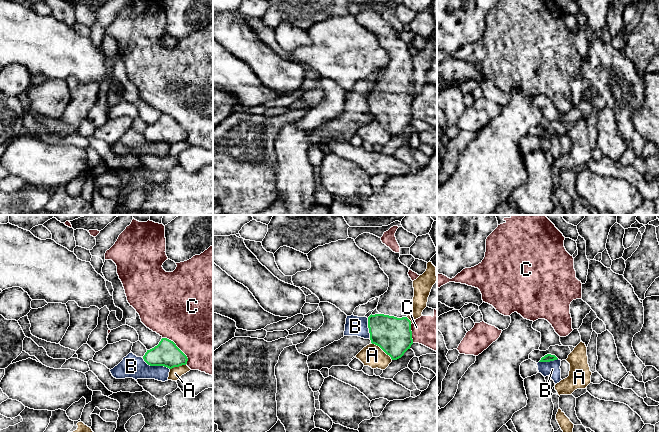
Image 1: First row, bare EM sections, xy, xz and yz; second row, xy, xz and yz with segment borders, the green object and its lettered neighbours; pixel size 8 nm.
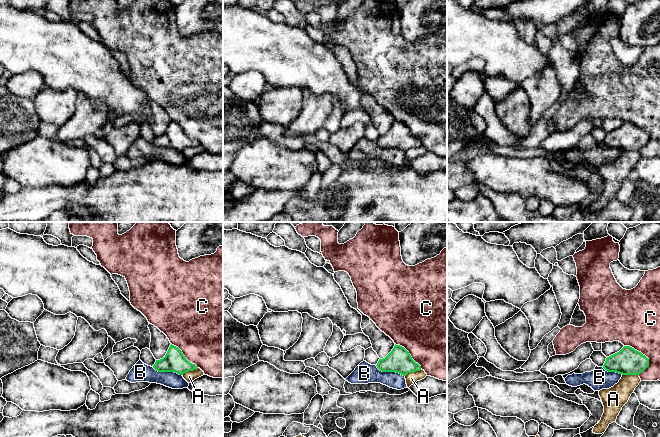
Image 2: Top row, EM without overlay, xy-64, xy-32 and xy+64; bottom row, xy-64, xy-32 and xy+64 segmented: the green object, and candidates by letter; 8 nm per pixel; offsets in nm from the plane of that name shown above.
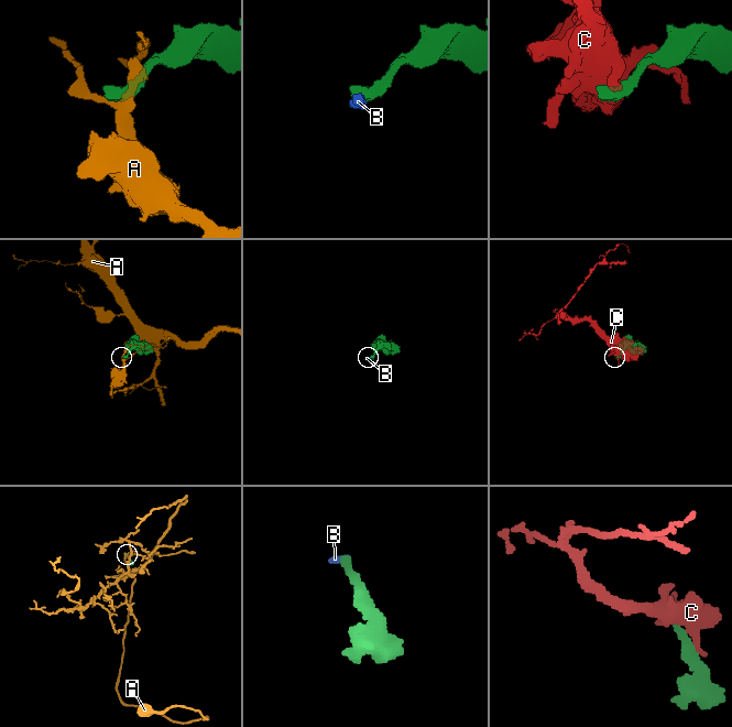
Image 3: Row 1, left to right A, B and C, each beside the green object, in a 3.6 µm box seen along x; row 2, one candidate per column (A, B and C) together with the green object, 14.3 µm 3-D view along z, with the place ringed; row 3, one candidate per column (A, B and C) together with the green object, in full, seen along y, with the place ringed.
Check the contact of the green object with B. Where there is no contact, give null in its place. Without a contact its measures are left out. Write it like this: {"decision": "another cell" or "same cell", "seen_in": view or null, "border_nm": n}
{"decision": "another cell", "seen_in": "xy", "border_nm": 240}

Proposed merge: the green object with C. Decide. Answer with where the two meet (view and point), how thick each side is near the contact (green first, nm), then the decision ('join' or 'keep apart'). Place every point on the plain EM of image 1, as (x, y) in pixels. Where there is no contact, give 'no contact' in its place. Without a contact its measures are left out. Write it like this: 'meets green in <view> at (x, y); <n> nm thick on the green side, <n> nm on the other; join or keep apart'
meets green in xy at (178, 124); 200 nm thick on the green side, 500 nm on the other; keep apart

